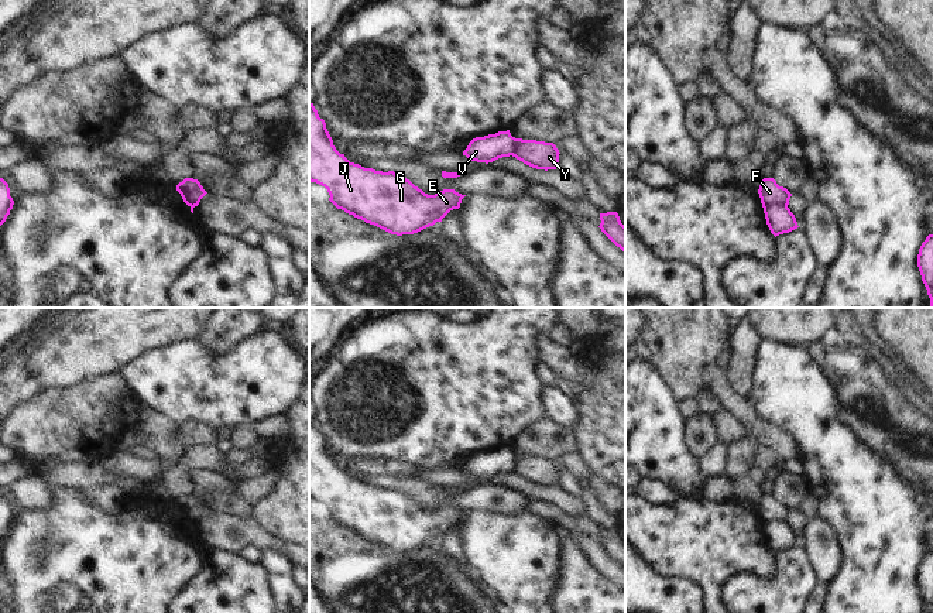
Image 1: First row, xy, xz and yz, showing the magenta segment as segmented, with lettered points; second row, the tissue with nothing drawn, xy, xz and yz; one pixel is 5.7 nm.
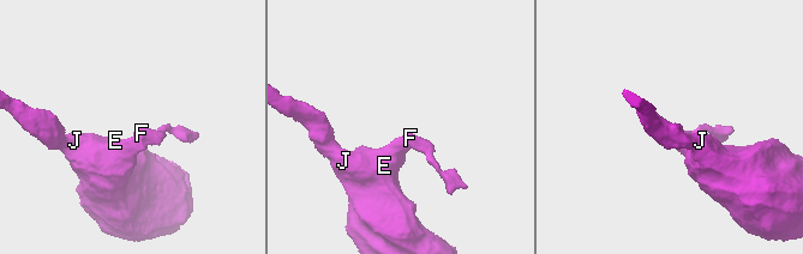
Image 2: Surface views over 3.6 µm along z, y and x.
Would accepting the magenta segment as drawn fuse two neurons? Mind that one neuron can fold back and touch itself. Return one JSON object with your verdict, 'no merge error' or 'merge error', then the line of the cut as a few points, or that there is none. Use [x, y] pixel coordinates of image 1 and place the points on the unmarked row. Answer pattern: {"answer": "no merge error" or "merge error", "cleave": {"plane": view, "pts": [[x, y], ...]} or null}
{"answer": "merge error", "cleave": {"plane": "yz", "pts": [[786, 523], [764, 524]]}}

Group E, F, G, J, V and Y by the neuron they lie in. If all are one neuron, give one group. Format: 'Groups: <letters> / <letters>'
Groups: E G J V / F Y

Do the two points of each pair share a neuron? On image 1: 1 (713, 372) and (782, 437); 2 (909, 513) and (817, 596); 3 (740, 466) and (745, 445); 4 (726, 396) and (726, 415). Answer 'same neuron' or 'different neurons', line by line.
1: same neuron
2: different neurons
3: same neuron
4: different neurons

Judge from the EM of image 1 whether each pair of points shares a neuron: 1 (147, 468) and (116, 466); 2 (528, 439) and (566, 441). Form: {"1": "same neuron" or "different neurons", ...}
{"1": "same neuron", "2": "same neuron"}

